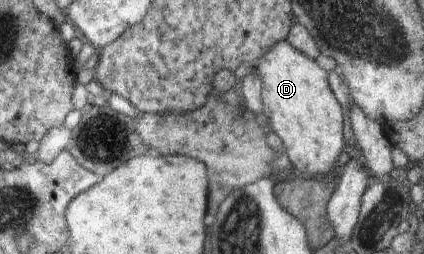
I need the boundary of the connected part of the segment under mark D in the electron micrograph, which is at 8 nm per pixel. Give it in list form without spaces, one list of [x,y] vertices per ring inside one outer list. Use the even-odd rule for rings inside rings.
[[[286,39],[273,44],[259,64],[262,89],[263,113],[267,116],[271,130],[285,144],[295,176],[312,173],[313,177],[335,178],[334,168],[343,152],[343,110],[331,87],[328,72],[313,58],[299,52]],[[323,173],[330,173],[326,177]]]

